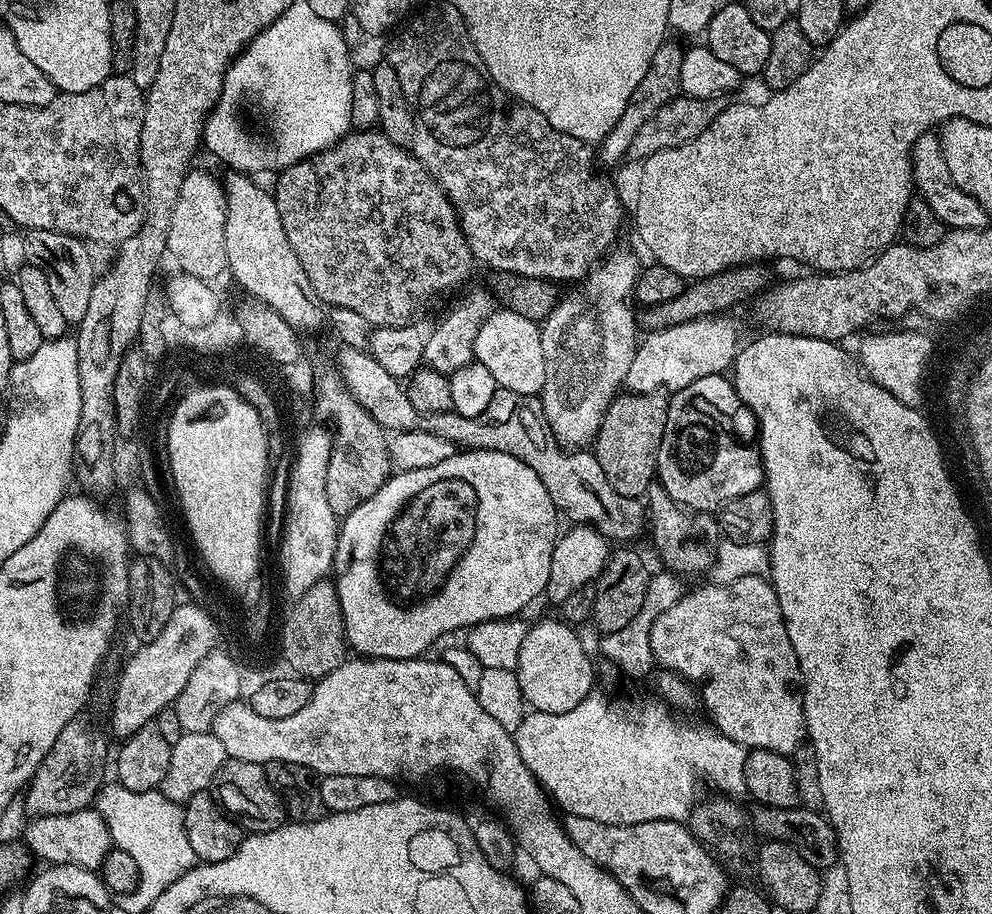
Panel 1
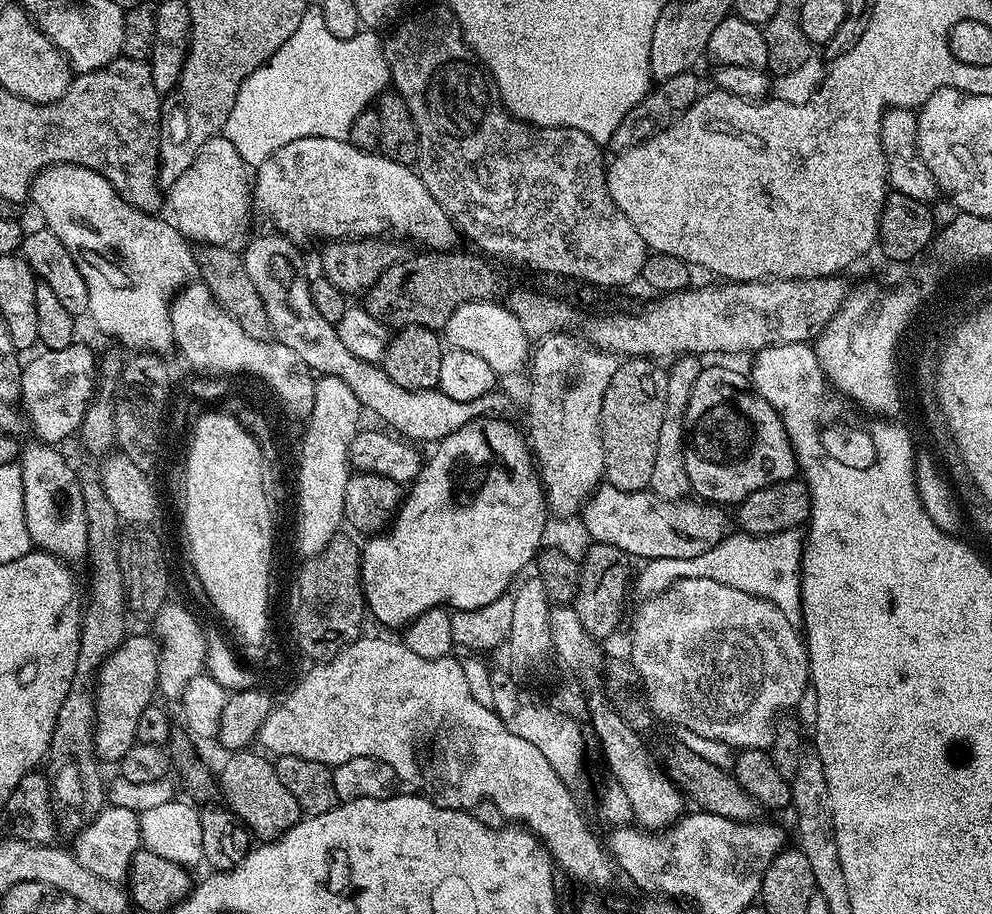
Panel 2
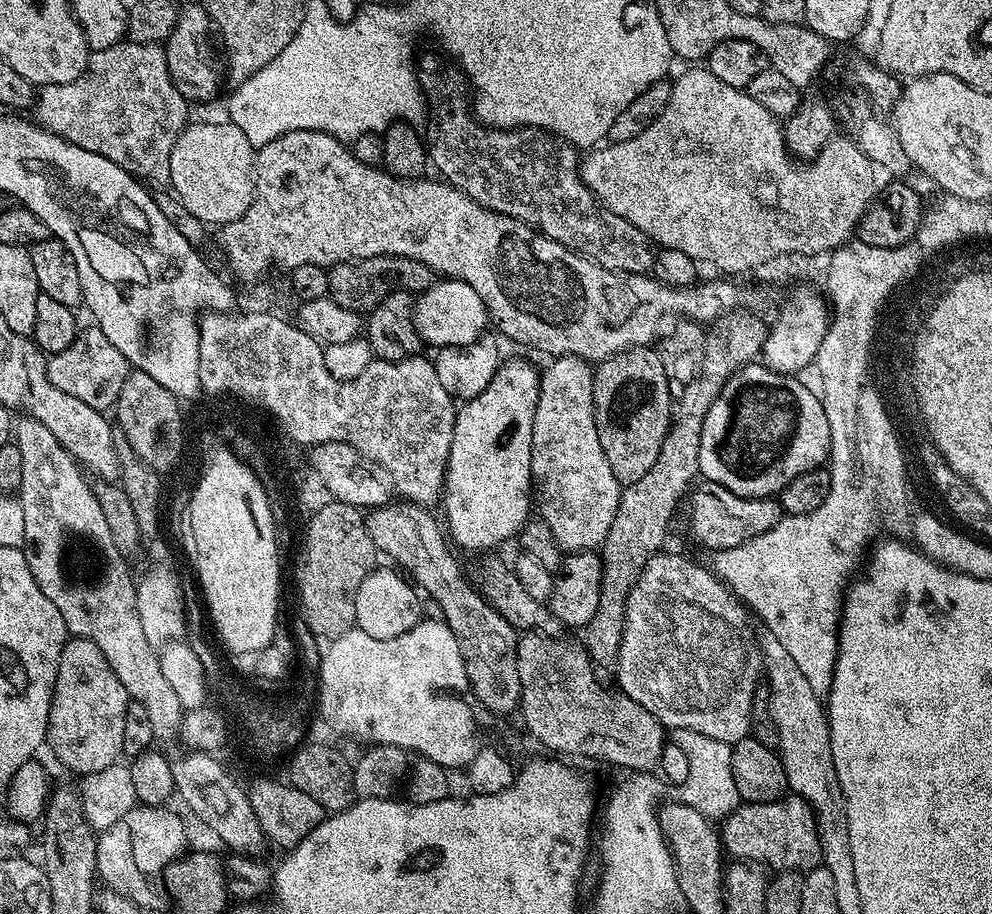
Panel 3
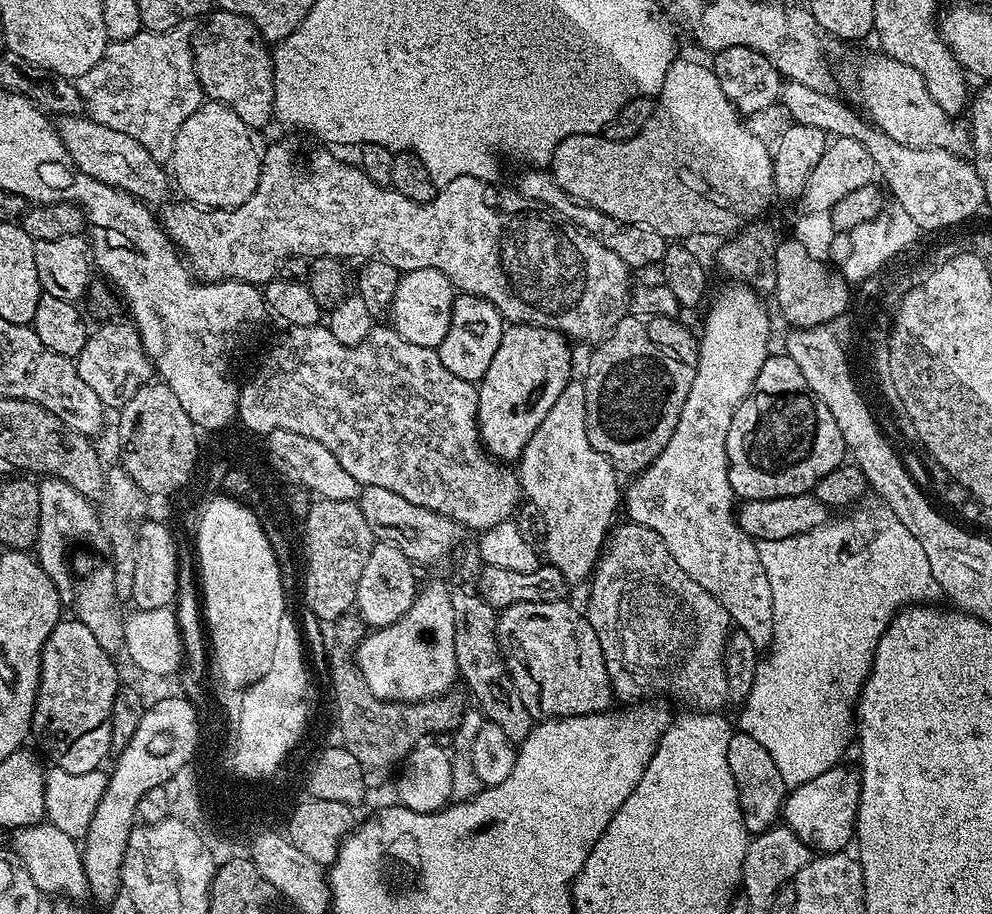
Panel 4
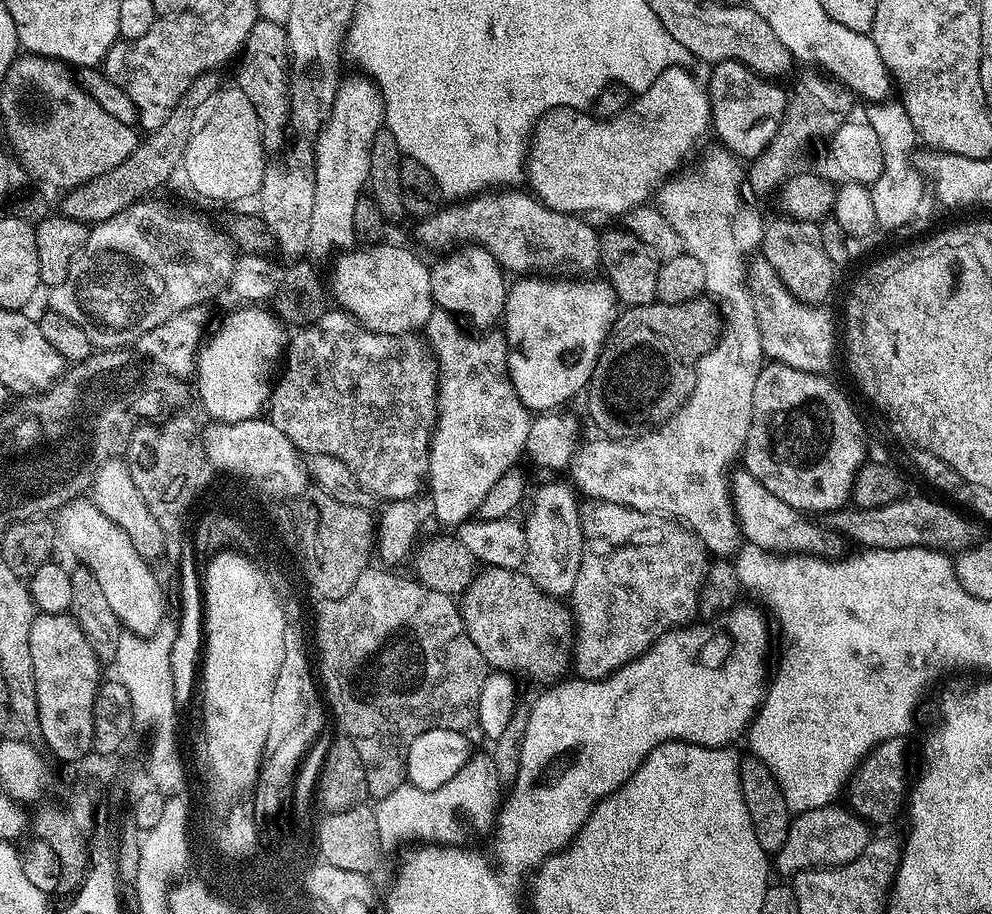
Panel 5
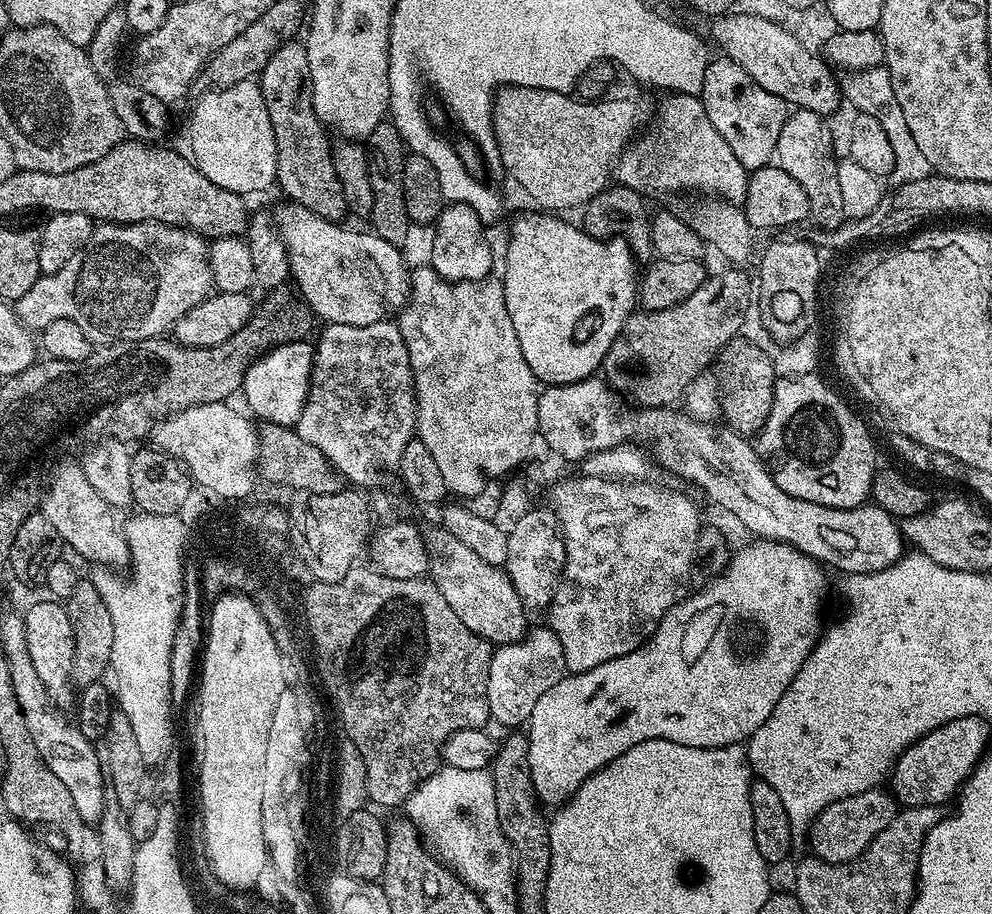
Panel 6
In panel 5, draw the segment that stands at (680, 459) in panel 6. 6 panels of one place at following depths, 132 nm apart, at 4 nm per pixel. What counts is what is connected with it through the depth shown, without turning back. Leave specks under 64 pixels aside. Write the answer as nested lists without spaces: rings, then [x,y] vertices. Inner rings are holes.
[[[746,470],[737,471],[732,481],[732,498],[736,507],[736,519],[740,522],[743,539],[754,546],[762,546],[768,552],[786,554],[789,552],[807,552],[816,554],[820,549],[819,525],[812,526],[796,509],[786,506],[782,498],[774,498],[770,490],[766,490]],[[737,475],[737,476],[736,476]]]

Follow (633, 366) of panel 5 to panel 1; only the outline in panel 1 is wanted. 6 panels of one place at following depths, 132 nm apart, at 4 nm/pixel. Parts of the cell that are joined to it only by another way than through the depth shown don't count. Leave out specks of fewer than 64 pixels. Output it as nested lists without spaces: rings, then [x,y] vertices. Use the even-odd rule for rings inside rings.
[[[663,391],[628,392],[617,395],[600,423],[594,437],[598,466],[618,494],[643,497],[656,480],[656,455],[666,430],[669,397]]]

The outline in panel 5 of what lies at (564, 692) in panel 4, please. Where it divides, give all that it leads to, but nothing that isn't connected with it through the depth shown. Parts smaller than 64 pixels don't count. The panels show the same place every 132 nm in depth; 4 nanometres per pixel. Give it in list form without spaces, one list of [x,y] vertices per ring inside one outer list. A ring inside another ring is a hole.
[[[488,568],[484,573],[481,571],[463,592],[462,615],[464,629],[470,634],[470,642],[478,646],[489,669],[509,674],[521,672],[522,675],[537,680],[540,686],[551,686],[569,675],[574,664],[574,649],[578,639],[571,607],[563,599],[543,592],[529,578],[527,571],[515,568]]]

